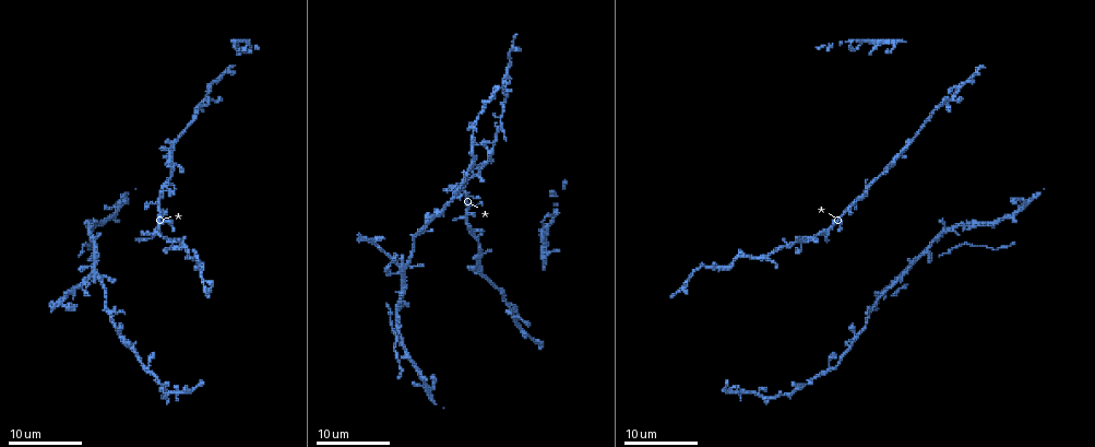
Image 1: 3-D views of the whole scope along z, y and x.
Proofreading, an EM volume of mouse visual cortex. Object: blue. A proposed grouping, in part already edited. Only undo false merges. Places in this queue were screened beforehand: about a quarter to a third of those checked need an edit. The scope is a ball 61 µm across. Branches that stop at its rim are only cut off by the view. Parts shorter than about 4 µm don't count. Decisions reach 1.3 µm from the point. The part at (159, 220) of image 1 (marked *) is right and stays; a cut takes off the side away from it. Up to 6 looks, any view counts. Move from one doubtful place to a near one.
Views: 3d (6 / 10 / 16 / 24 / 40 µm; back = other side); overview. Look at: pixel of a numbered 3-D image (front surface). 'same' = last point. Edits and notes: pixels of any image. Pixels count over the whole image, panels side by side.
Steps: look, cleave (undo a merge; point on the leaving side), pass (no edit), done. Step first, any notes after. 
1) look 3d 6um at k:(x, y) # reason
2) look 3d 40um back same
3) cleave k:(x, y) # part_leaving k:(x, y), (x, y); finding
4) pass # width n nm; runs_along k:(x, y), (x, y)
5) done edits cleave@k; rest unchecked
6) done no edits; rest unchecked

look 3d 16um at 1:(823, 230) # four or more arms meet

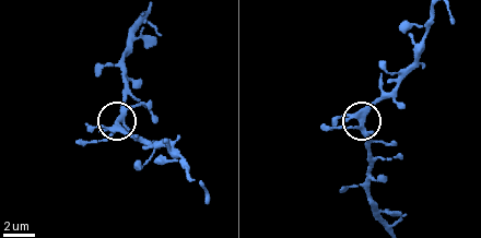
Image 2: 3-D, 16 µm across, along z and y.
look 3d 6um at 2:(361, 123)

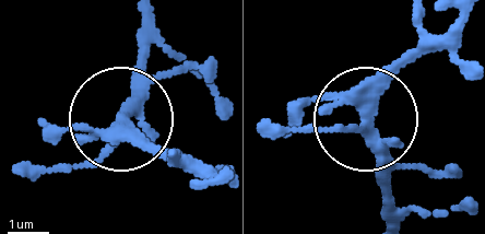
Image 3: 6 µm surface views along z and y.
pass # width 290 nm; runs_along 3:(145, 59), (125, 121), (184, 170); one neuron here

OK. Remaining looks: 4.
look 3d 24um at 1:(82, 280) # four or more arms meet

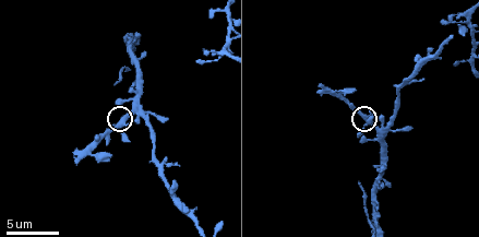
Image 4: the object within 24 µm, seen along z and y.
look 3d 6um at 4:(123, 121)

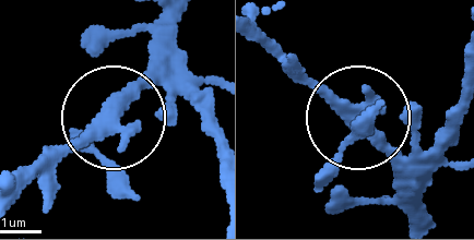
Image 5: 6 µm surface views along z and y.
pass # width 300 nm; continuous, no second neuron

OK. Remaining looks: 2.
look 3d 10um at 4:(375, 202)

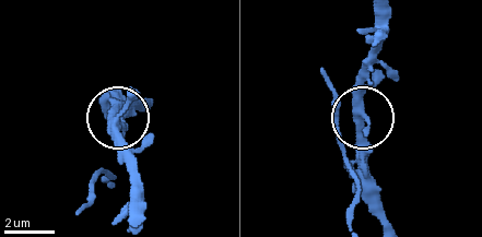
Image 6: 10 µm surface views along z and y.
pass # one neuron here

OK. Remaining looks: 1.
done no edits; rest unchecked

